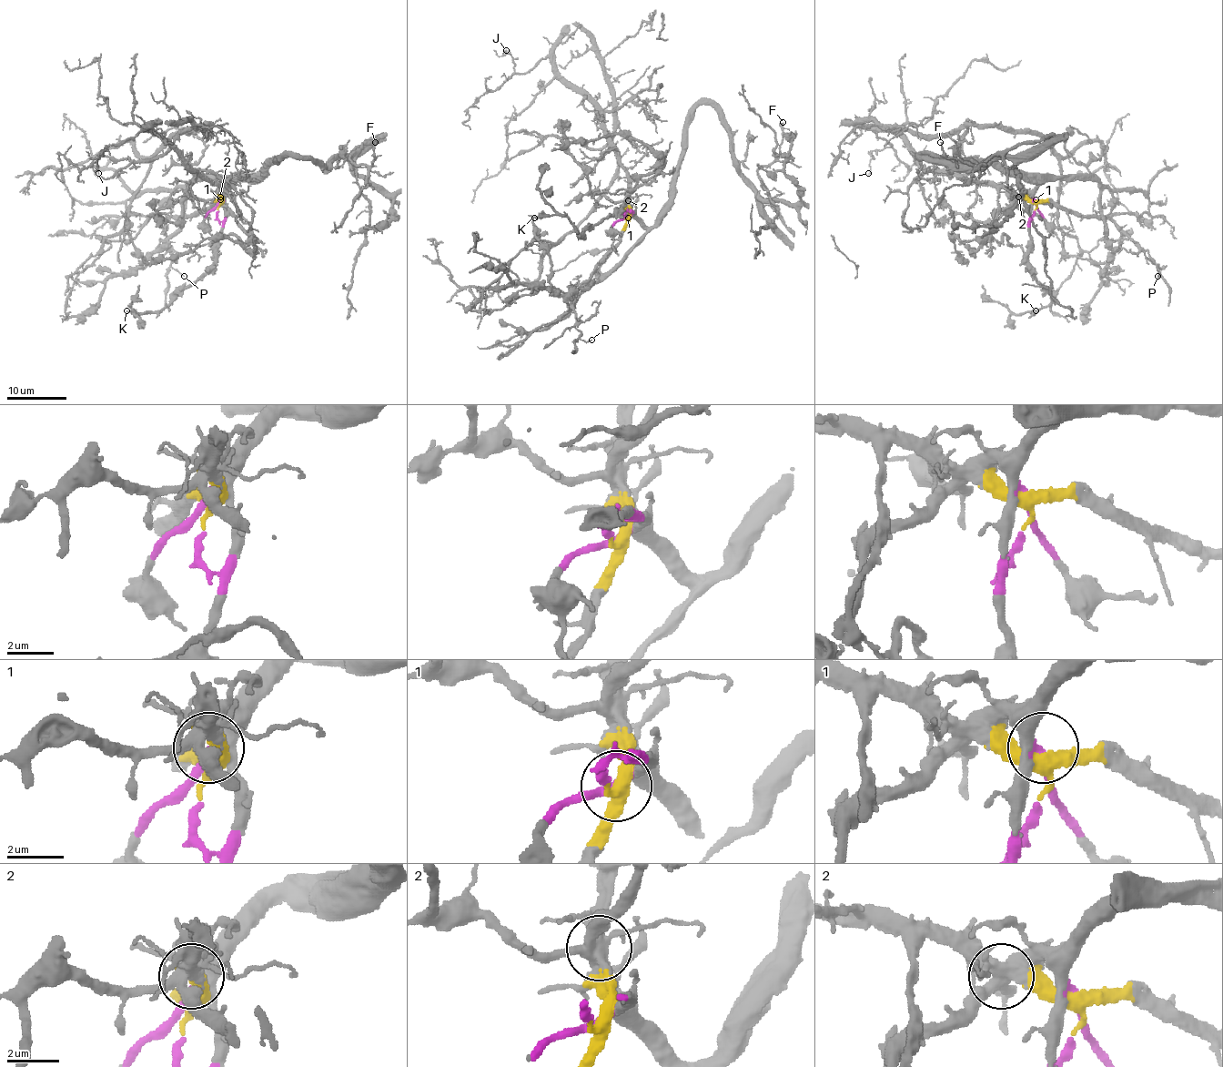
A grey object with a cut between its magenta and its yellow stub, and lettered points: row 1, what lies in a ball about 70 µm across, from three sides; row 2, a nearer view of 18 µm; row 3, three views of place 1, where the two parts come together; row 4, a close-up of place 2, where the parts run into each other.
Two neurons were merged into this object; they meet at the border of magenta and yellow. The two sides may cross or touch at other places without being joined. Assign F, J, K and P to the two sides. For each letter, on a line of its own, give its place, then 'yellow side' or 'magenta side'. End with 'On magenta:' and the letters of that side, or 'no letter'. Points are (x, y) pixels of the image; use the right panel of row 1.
F: (940, 142) | magenta side
J: (868, 173) | yellow side
K: (1036, 310) | magenta side
P: (1157, 276) | yellow side
On magenta: F, K

